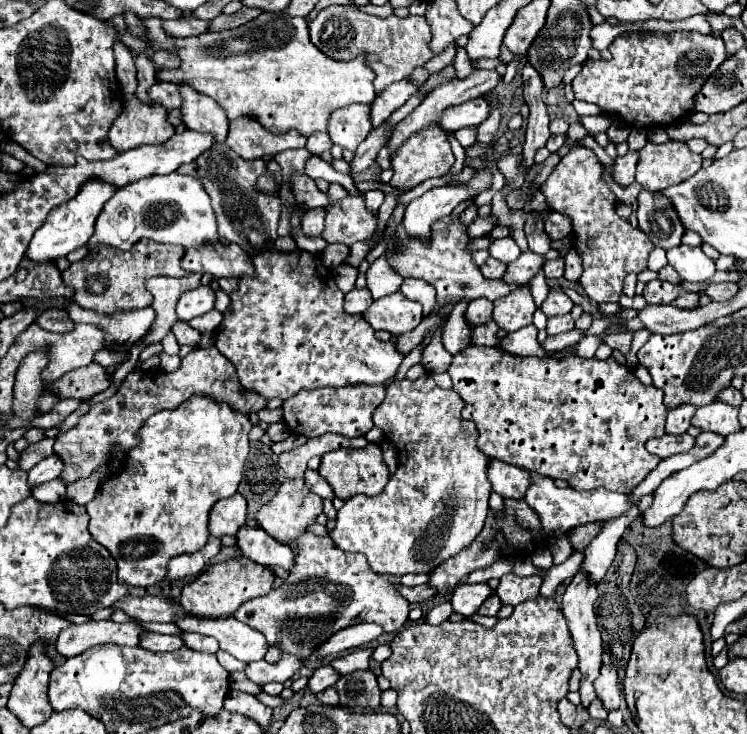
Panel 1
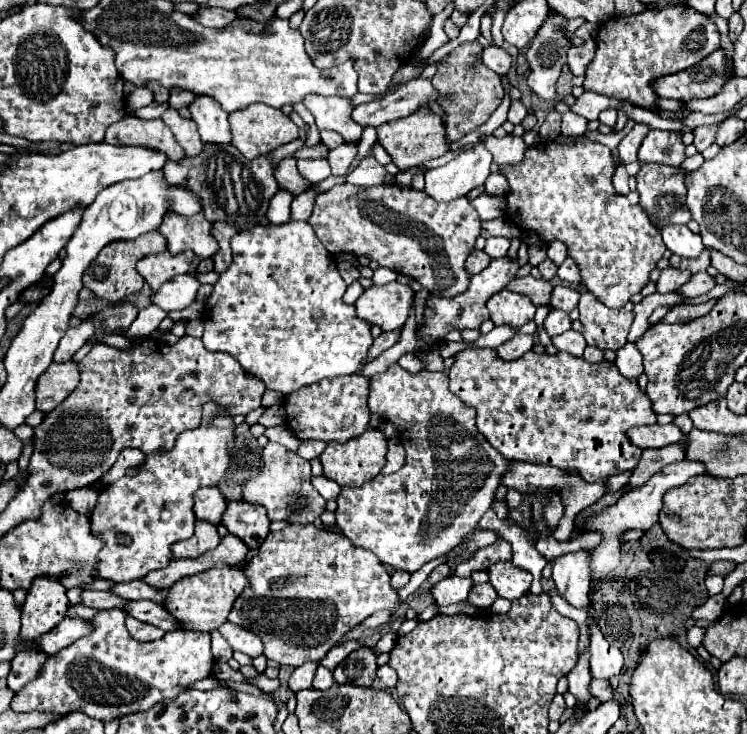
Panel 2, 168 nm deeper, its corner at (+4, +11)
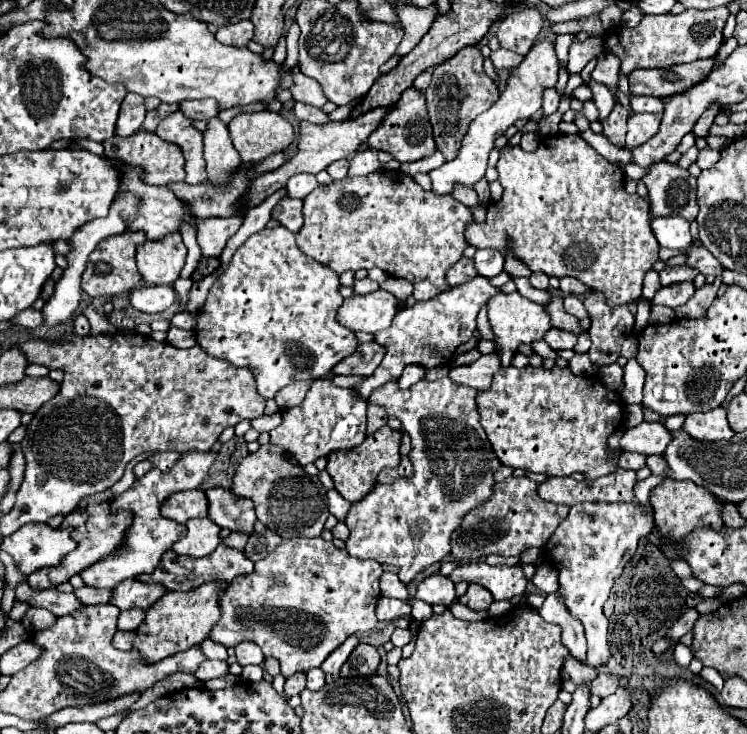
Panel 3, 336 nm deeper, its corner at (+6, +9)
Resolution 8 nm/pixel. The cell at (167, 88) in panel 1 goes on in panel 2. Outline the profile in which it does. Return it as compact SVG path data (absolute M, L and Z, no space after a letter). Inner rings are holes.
M170 89L168 103L170 103L172 109L180 109L180 107L190 105L192 103L192 97L194 97L194 93L188 93L186 89Z

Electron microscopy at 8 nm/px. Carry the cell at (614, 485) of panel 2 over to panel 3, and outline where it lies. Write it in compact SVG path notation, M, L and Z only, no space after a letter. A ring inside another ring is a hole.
M624 452L619 458L618 466L621 468L633 468L637 471L646 465L646 456L639 453Z

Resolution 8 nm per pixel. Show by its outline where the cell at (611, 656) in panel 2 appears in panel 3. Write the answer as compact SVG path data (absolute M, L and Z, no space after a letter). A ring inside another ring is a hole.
M652 475L646 481L640 481L636 487L638 499L644 499L638 507L634 503L578 503L570 507L568 517L560 523L554 535L542 549L544 559L554 559L552 565L560 575L560 599L566 605L568 613L584 625L588 639L588 659L590 667L598 669L606 665L612 657L606 641L608 619L602 613L602 605L610 597L614 581L622 575L622 569L636 553L638 541L648 535L654 527L654 517L646 513L648 497L652 487L662 481L662 475Z

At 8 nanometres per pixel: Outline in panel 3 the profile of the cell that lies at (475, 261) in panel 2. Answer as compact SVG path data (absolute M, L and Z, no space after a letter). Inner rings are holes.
M462 257L458 263L454 263L446 273L446 281L452 287L460 285L460 283L466 283L474 277L476 277L476 271L474 271L474 265L472 265L472 259L466 259L466 257Z

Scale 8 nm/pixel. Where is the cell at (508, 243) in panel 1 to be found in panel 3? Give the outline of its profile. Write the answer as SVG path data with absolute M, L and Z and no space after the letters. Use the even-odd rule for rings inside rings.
M482 249L482 251L476 251L476 255L474 255L474 267L476 267L478 275L492 279L492 277L502 273L504 257L498 255L498 251Z

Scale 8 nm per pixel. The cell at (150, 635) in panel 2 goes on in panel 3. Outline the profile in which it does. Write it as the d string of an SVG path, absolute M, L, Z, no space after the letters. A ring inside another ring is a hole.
M118 631L116 635L114 635L114 639L112 639L112 645L116 647L116 649L120 649L120 651L130 651L132 649L132 643L134 643L134 631Z

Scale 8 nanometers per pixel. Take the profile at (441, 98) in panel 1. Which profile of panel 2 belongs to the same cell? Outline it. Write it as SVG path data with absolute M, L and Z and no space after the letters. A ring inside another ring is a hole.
M492 45L492 47L486 47L486 49L482 51L480 63L486 65L488 69L496 71L498 75L506 75L508 69L510 69L510 55L508 55L504 49Z

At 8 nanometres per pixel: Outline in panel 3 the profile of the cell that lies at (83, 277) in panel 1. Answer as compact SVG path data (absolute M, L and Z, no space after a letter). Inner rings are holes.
M126 231L120 235L112 235L110 239L104 239L98 243L98 247L90 253L86 269L82 273L82 289L90 297L118 297L118 295L128 295L138 283L140 283L140 273L136 267L136 247L138 243L144 243L146 235L142 231Z

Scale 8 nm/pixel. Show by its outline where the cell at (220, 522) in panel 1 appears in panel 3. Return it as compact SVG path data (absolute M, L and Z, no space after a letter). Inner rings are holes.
M190 489L170 495L162 507L162 515L166 519L174 519L178 523L186 523L194 517L206 517L208 515L208 499L202 489Z

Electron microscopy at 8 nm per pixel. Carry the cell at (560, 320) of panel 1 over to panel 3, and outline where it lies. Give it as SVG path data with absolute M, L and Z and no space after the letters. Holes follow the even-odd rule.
M556 327L550 329L546 333L546 339L544 339L554 351L560 351L560 349L574 349L576 345L576 337L570 335L568 331L558 331Z

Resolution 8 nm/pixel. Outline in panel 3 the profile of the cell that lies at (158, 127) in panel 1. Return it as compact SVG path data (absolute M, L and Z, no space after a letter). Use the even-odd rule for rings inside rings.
M138 131L136 135L128 137L128 139L114 135L112 139L106 139L102 145L104 145L104 155L108 159L120 159L122 163L126 163L130 167L140 167L144 171L142 181L148 183L148 185L170 185L170 183L176 183L176 181L184 181L184 177L186 177L182 151L178 151L178 147L162 141L154 133Z

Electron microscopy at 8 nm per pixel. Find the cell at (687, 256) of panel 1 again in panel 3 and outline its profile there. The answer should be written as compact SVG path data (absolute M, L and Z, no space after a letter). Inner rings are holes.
M670 215L670 217L654 217L650 223L654 237L658 239L660 247L668 247L668 249L678 249L684 251L692 237L690 237L690 223L680 217L680 215Z

